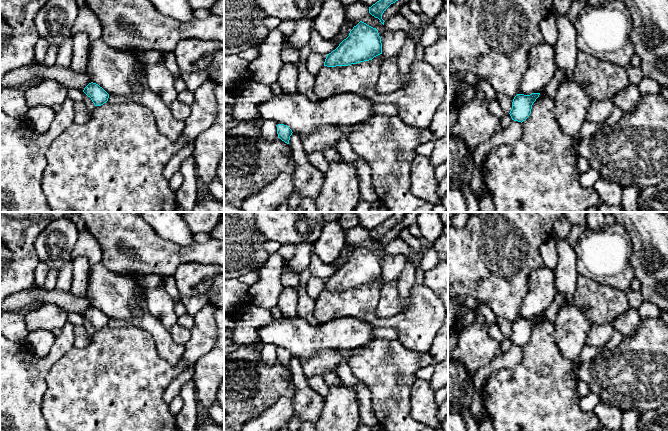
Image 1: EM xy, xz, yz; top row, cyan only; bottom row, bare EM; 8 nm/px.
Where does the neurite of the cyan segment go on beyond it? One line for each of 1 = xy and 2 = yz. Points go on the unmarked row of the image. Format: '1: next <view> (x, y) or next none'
1: next none
2: next none

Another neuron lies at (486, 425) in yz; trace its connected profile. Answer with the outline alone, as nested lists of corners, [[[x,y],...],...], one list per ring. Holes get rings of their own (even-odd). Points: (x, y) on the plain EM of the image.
[[[487,414],[486,418],[479,423],[479,431],[495,431],[491,417]]]

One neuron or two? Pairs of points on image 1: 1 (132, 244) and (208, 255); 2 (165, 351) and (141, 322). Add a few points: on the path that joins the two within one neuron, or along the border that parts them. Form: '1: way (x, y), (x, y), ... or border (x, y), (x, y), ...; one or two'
1: way (151, 253), (189, 253); one
2: way (164, 343), (162, 338), (149, 325); one

